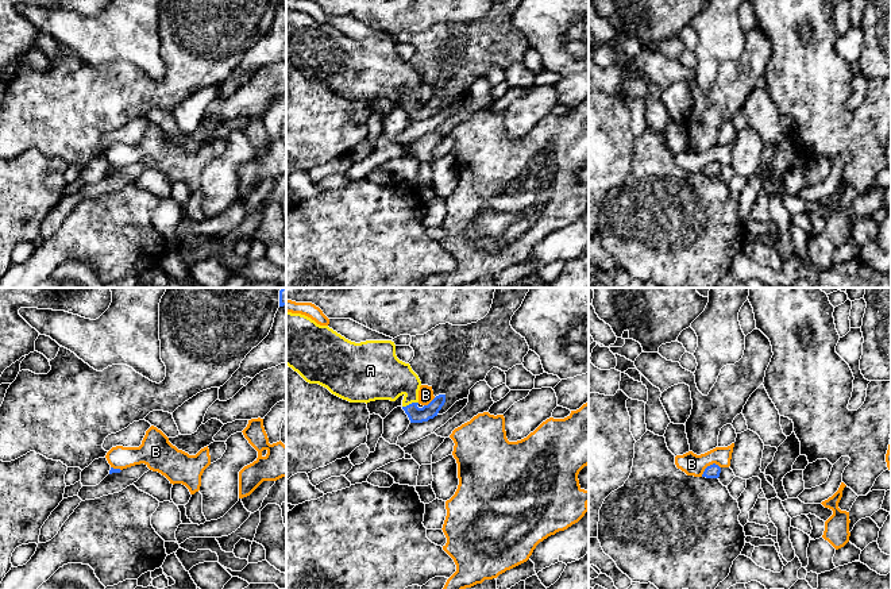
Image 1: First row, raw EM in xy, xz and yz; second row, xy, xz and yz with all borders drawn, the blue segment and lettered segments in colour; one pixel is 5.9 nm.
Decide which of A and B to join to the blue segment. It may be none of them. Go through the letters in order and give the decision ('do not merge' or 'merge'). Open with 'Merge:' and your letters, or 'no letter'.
Merge: A
A: merge
B: do not merge

